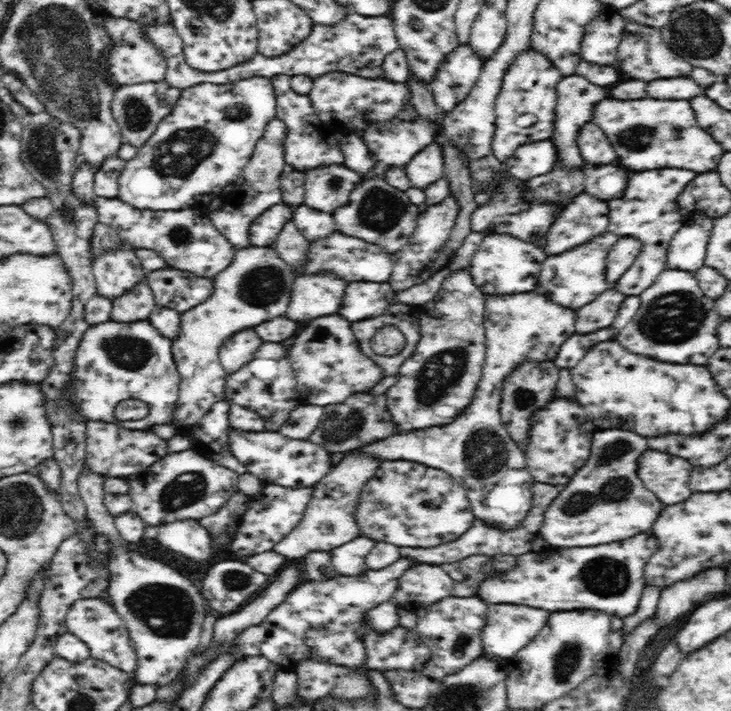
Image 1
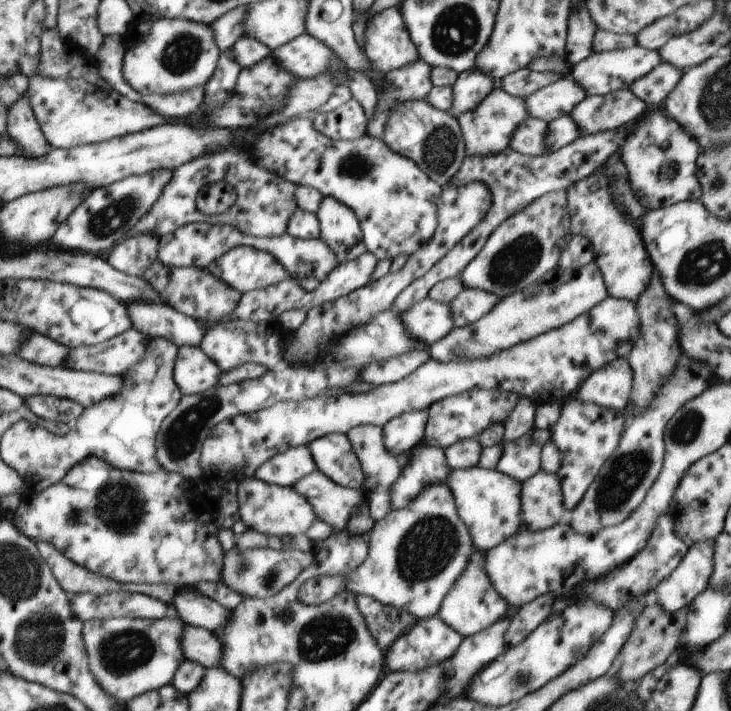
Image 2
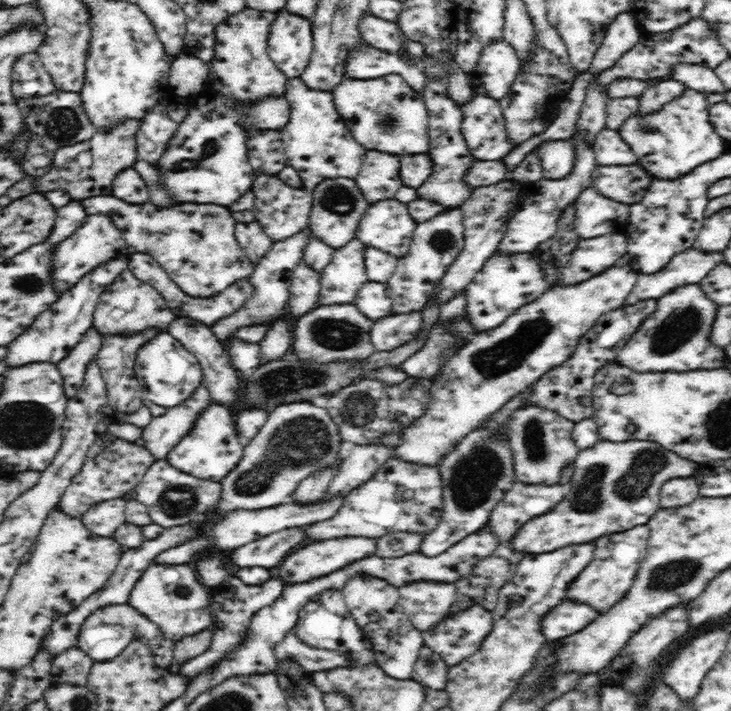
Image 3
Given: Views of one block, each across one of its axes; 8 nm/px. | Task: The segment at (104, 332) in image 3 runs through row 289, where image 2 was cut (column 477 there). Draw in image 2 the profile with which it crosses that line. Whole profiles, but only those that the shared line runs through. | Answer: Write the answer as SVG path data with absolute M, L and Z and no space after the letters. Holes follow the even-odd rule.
M500 85L495 86L494 90L474 110L468 110L457 118L464 139L466 156L482 156L484 158L500 154L502 150L509 146L512 135L528 116L530 114L528 114L524 97L512 96Z

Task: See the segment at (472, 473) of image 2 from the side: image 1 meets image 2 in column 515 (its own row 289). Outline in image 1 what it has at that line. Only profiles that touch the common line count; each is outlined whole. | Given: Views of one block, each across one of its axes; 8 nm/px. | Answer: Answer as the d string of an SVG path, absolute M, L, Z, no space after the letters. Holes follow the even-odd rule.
M490 233L484 236L473 254L469 264L469 273L480 292L485 295L498 296L532 292L536 288L542 263L548 257L535 243L524 242L515 236Z

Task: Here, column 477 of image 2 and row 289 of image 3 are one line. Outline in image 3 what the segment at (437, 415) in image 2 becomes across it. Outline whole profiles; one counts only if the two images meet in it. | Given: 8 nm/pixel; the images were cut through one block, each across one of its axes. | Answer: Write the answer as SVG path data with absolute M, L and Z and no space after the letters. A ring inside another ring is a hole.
M446 209L426 222L417 223L408 254L397 260L394 274L386 282L393 301L391 314L418 312L436 294L440 279L464 248L463 220L461 209Z

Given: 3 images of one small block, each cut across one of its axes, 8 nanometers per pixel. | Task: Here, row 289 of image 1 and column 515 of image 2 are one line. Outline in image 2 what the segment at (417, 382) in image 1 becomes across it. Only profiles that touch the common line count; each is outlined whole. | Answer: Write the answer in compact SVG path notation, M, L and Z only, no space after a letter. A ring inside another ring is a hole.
M533 426L528 431L502 448L502 458L496 464L496 470L524 482L540 472L541 452L550 439L550 431Z

